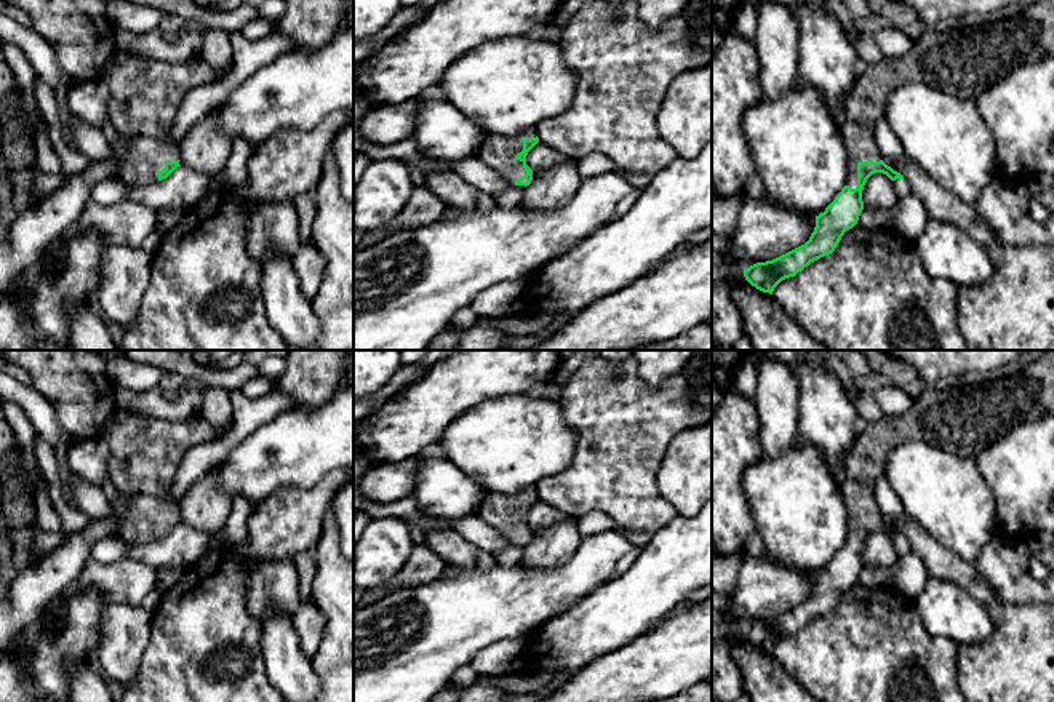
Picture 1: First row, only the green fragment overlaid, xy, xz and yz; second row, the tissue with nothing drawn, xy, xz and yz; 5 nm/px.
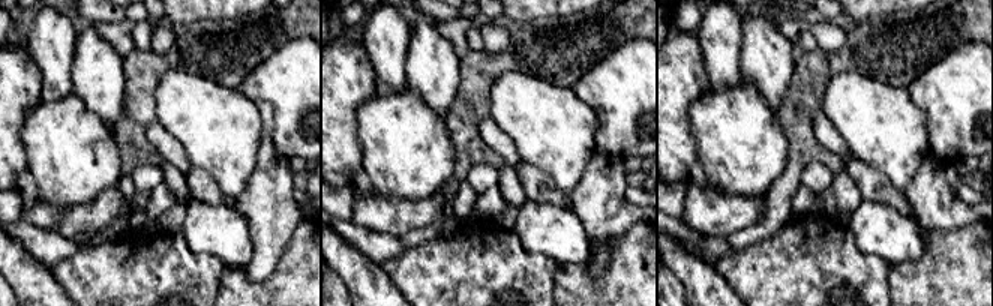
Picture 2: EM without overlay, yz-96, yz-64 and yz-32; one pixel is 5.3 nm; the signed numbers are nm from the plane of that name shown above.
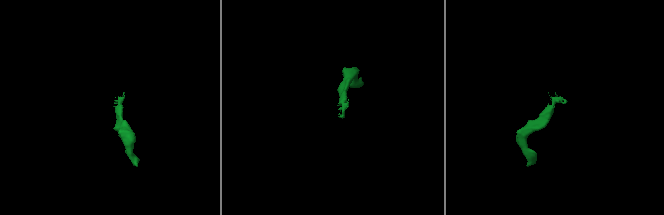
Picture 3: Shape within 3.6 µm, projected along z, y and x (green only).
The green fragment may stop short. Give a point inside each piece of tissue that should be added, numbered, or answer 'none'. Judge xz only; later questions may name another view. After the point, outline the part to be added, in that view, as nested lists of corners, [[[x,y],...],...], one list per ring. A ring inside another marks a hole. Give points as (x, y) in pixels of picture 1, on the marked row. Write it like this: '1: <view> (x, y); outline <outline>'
1: xz (498, 152); outline [[[528,128],[513,138],[491,134],[477,157],[497,171],[507,182],[515,184],[517,179],[526,174],[523,162],[515,157],[523,150],[523,139],[536,136],[536,128]]]

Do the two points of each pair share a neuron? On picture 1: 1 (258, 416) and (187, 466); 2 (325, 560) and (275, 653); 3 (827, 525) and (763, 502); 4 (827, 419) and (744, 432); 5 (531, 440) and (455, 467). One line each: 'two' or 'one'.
1: one
2: two
3: one
4: two
5: one

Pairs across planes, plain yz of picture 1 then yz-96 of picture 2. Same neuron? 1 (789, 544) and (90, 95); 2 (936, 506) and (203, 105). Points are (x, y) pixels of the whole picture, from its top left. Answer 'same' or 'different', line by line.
1: same
2: same

